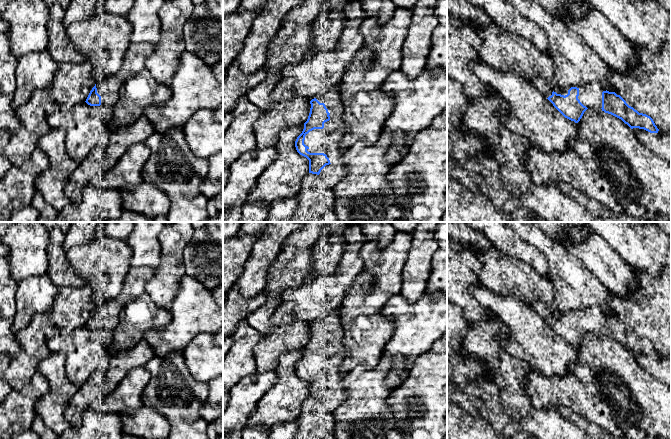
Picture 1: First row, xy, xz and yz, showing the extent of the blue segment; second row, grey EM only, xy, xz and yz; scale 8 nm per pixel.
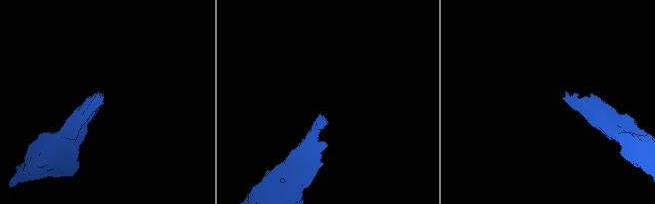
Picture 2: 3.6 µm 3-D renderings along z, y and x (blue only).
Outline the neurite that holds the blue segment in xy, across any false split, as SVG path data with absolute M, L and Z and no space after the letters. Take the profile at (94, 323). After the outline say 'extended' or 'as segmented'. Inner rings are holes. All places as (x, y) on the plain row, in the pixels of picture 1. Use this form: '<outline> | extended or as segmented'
M148 266L131 267L125 277L121 292L114 300L97 306L85 326L90 330L102 329L113 332L121 321L121 308L145 293L146 284L153 275L154 269Z | extended

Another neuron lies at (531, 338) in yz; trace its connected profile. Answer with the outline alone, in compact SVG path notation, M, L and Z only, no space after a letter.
M484 286L471 292L508 327L507 350L545 376L565 376L580 361L577 348L565 342L525 301L502 297Z

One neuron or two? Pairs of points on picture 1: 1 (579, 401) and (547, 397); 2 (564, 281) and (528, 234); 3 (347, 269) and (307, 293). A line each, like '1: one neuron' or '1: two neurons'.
1: one neuron
2: one neuron
3: one neuron

